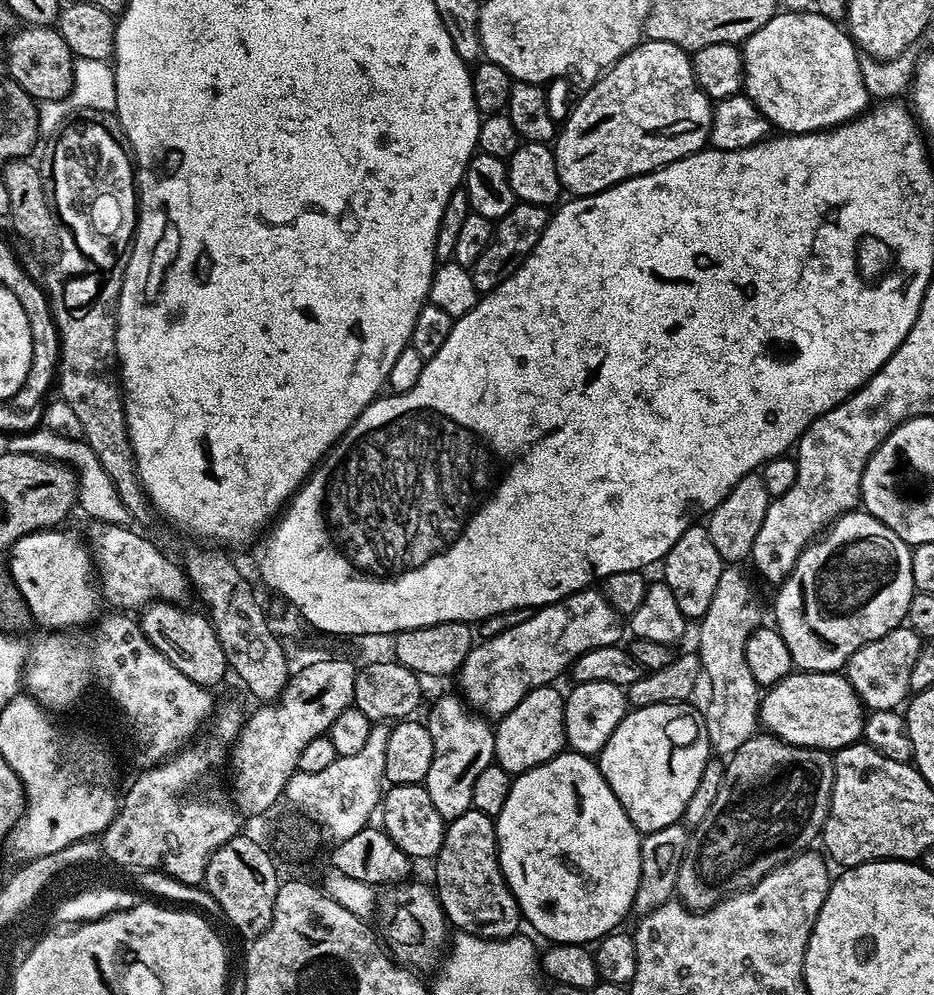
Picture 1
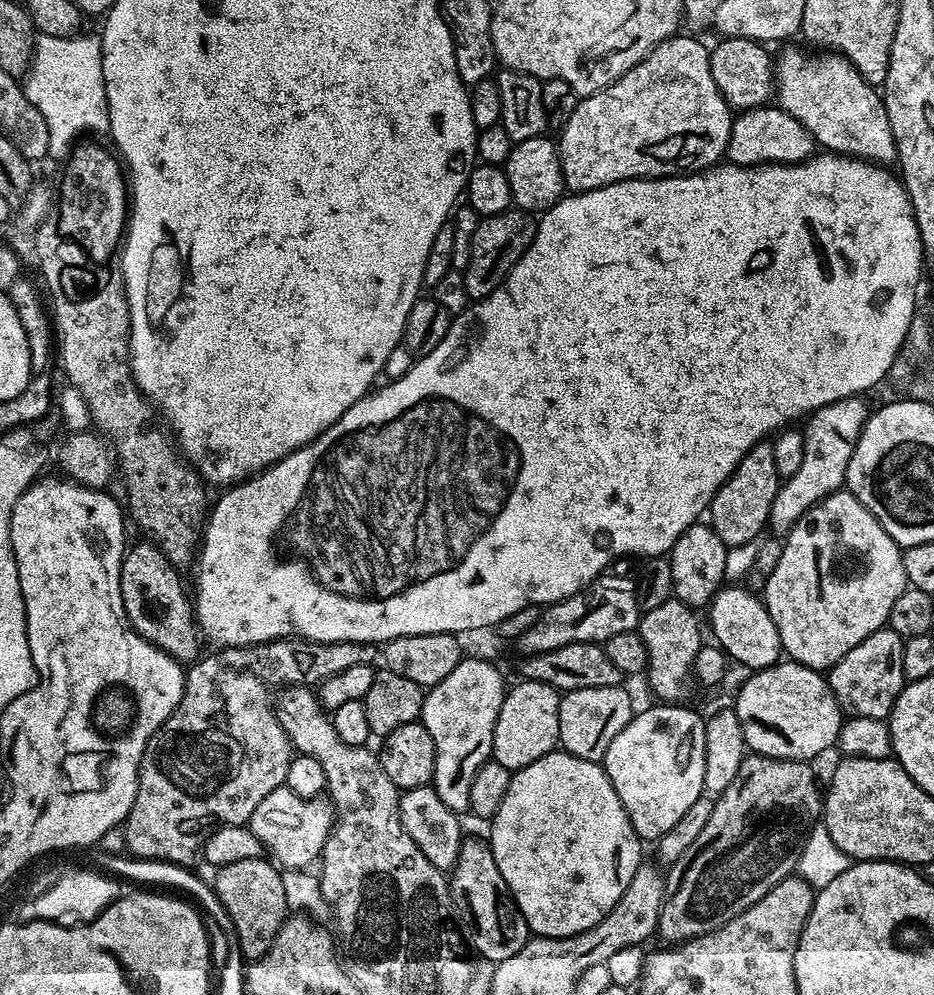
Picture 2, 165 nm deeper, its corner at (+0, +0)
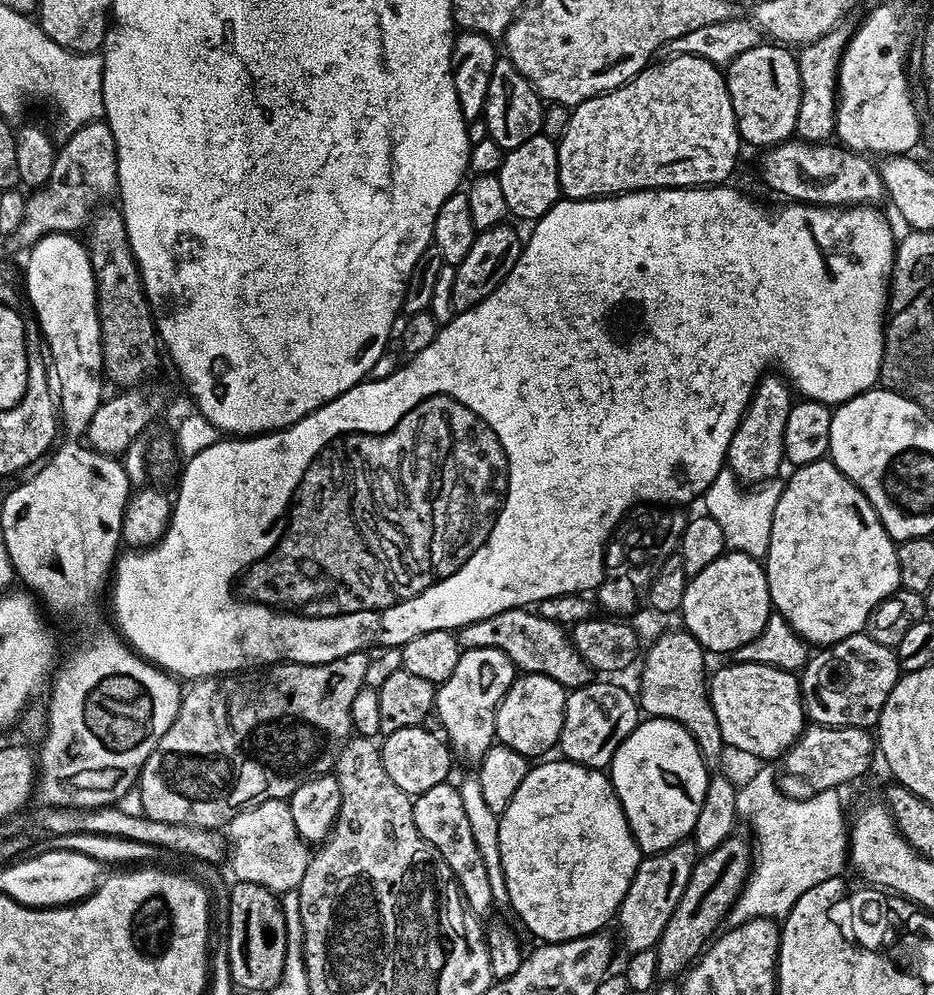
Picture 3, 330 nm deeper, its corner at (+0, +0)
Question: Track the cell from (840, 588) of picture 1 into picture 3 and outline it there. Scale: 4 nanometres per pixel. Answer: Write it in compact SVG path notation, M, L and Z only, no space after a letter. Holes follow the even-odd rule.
M825 458L823 460L815 460L809 464L801 464L793 472L796 473L784 480L782 498L778 498L778 506L774 506L774 526L770 526L770 546L768 547L767 557L763 561L764 573L768 579L768 589L770 590L773 609L809 645L831 646L851 636L861 635L867 629L868 619L872 611L886 597L892 595L893 592L900 588L896 544L888 536L888 531L882 526L874 506L870 506L866 494L862 494L862 490L858 490L858 486L854 482L850 482L850 478L846 478L846 474L842 474L838 470L838 466L832 463L831 459Z

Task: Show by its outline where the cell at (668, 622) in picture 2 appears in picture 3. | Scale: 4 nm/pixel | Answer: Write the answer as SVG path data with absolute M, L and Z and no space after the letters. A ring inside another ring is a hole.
M686 630L665 632L650 645L640 668L638 703L641 711L649 717L664 717L683 725L699 744L705 764L715 767L726 745L712 706L705 649Z

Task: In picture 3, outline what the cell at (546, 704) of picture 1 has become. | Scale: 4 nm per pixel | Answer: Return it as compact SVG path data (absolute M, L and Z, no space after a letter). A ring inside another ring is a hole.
M537 672L517 675L496 711L496 740L523 756L543 757L548 754L543 752L551 748L553 751L559 745L565 706L566 689L554 682L554 678L546 678Z

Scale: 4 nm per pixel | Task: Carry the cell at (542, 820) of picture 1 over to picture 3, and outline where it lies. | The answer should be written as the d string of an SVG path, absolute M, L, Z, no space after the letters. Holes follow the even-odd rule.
M555 758L556 760L545 759L543 762L536 762L529 767L526 778L522 778L522 786L510 798L510 806L499 813L500 825L498 826L498 846L501 850L502 870L505 874L505 886L512 903L511 911L520 915L520 920L537 936L537 941L550 944L560 944L563 940L573 940L588 936L592 932L599 932L605 927L608 919L615 917L620 910L622 898L626 898L626 890L634 878L642 859L640 847L632 833L632 827L628 825L626 814L620 805L618 794L614 790L611 779L599 768L587 768L576 764L572 760Z

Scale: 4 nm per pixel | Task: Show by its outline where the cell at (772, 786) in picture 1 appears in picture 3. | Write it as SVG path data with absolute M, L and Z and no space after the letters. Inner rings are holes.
M739 834L729 836L712 852L697 859L690 882L674 914L670 914L666 930L662 930L662 938L656 943L654 951L658 958L657 977L672 978L670 976L676 973L679 975L699 957L709 941L717 935L721 927L719 924L723 925L727 921L728 911L735 906L753 867L753 845L749 841L747 844Z

